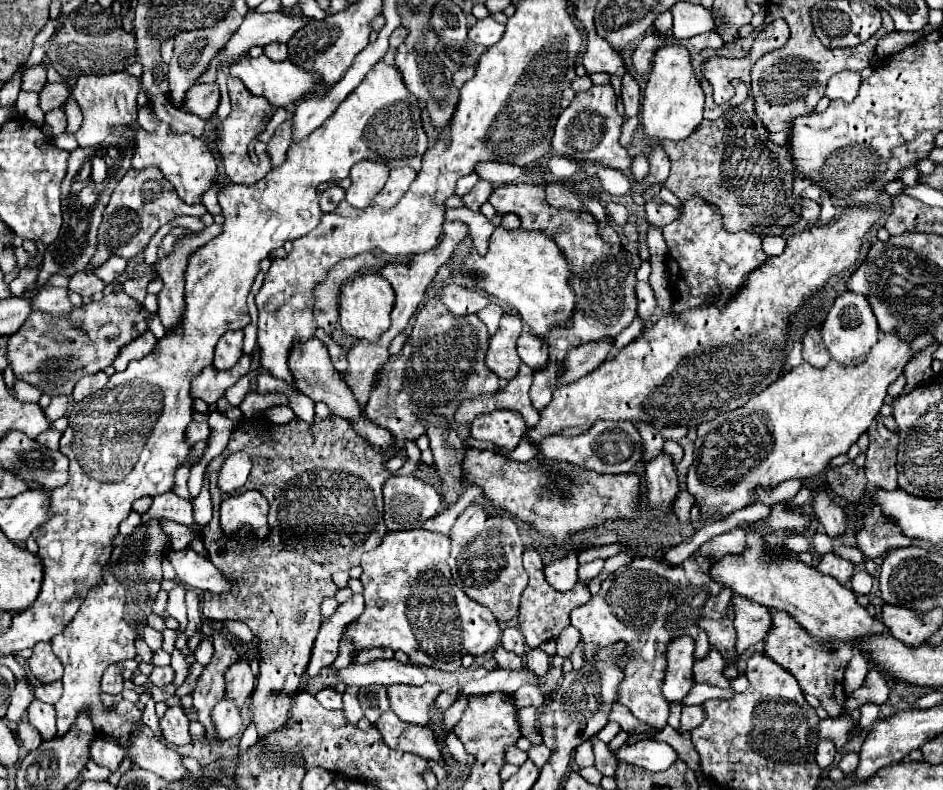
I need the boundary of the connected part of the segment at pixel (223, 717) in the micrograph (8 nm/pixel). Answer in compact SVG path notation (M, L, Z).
M222 700L222 702L218 702L218 706L214 706L212 722L216 728L218 740L230 740L232 736L242 734L246 728L242 722L240 710L230 700Z

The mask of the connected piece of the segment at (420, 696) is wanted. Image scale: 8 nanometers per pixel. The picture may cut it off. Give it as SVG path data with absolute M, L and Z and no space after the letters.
M426 682L424 686L408 686L408 684L394 684L386 686L390 694L390 710L398 714L404 722L426 726L430 724L430 712L434 698L442 692L438 684Z

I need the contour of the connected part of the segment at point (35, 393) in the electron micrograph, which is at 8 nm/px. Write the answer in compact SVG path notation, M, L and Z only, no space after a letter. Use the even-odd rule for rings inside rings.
M16 378L16 384L14 384L14 390L16 390L16 396L24 402L38 402L38 398L42 394L36 386L32 386L24 380L18 380L18 378Z

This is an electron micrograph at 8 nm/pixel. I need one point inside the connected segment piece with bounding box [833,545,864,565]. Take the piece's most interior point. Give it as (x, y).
(853, 554)

